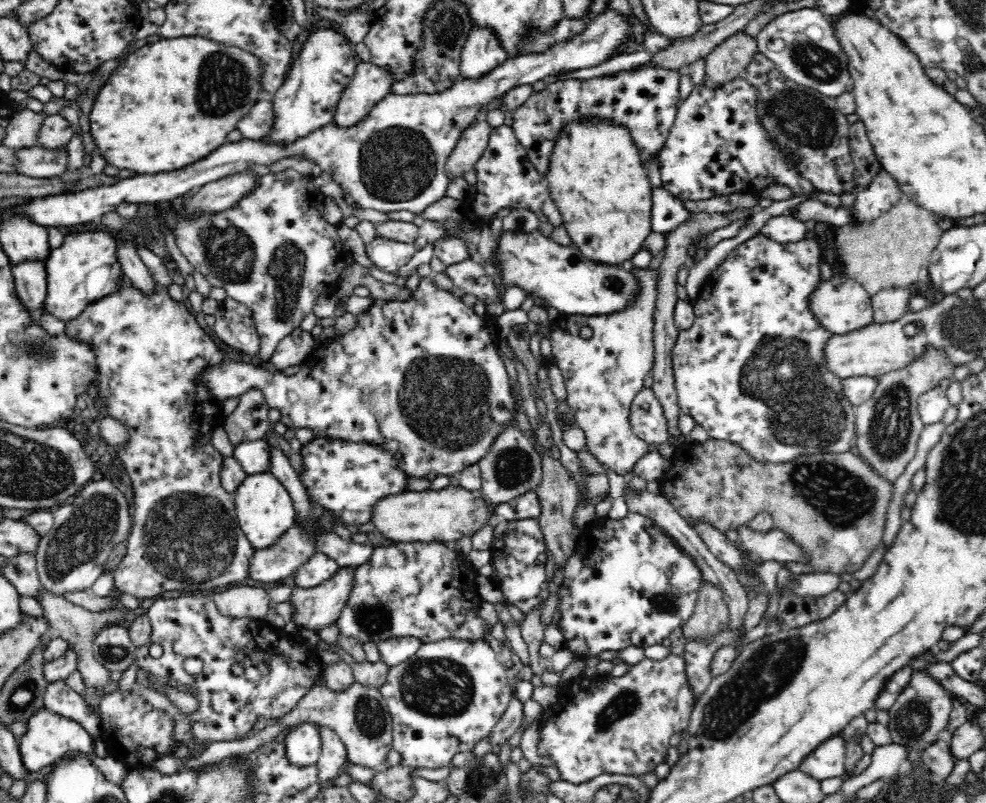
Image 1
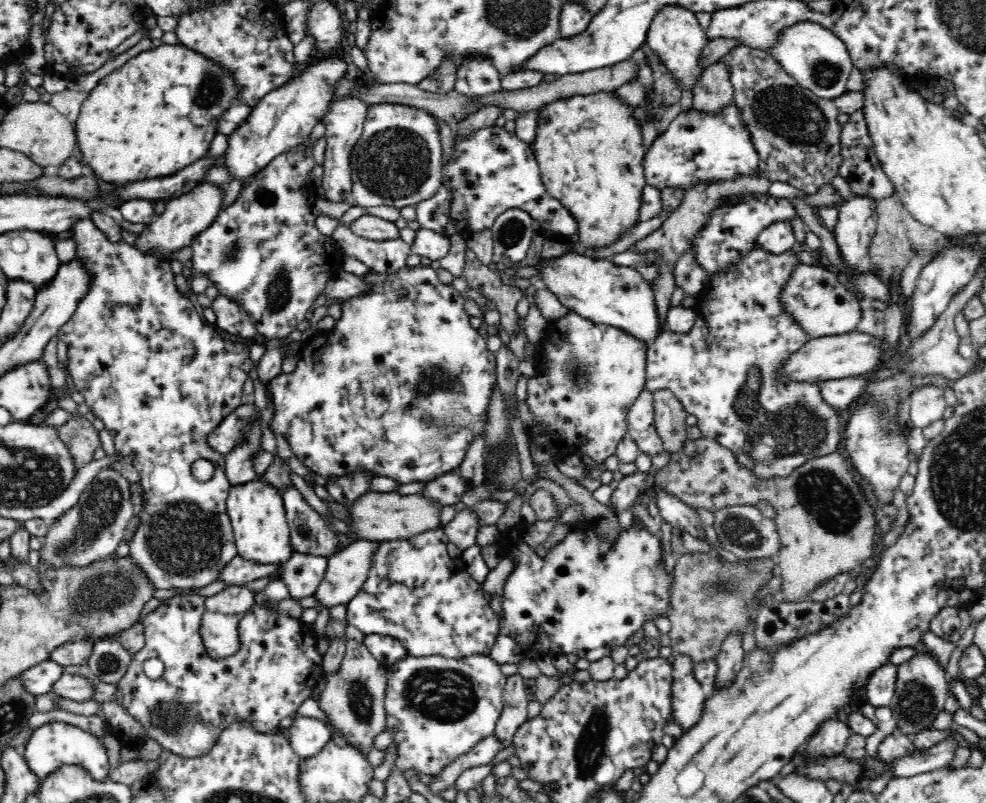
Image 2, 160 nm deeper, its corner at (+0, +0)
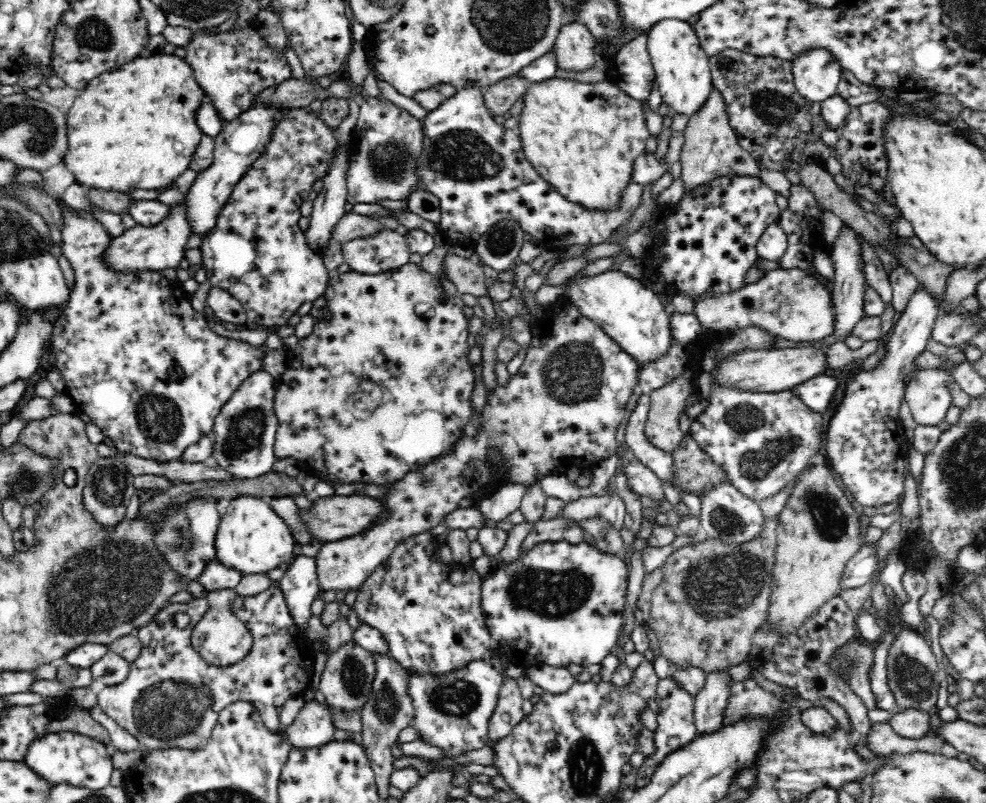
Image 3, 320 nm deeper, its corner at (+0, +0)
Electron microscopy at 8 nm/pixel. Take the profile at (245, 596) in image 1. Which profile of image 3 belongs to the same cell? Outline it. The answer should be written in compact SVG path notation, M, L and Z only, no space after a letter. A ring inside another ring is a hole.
M234 589L207 592L208 602L206 614L195 624L191 634L191 645L205 662L212 666L226 667L242 662L253 647L253 636L250 629L232 611L230 604L236 598Z

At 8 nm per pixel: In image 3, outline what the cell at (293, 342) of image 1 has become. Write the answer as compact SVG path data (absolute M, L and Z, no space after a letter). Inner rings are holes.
M265 370L251 374L238 386L230 400L218 410L214 426L207 434L214 441L209 462L240 479L256 478L272 471L277 460L273 449L278 428L274 412L276 391L274 376Z

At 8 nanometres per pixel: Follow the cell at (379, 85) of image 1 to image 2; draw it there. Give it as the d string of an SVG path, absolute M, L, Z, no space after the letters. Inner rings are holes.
M352 97L336 101L330 105L328 112L323 118L326 124L326 147L324 152L323 167L324 179L322 187L327 202L334 202L335 204L347 204L351 202L351 154L354 145L360 139L363 130L363 119L366 116L366 110L369 109L368 105L364 105L362 101Z

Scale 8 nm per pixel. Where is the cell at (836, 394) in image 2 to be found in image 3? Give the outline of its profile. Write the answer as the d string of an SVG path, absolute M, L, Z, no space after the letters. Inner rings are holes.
M830 375L810 377L791 388L794 396L802 400L804 405L819 413L830 408L830 400L834 398L836 390L838 390L838 380L835 377L830 377Z

